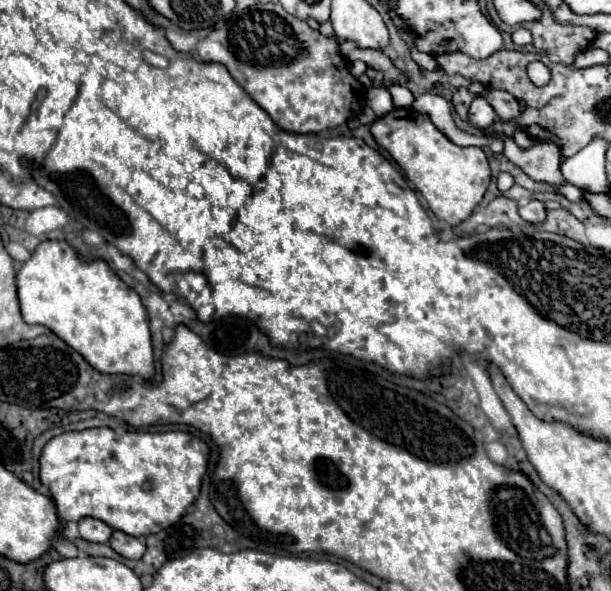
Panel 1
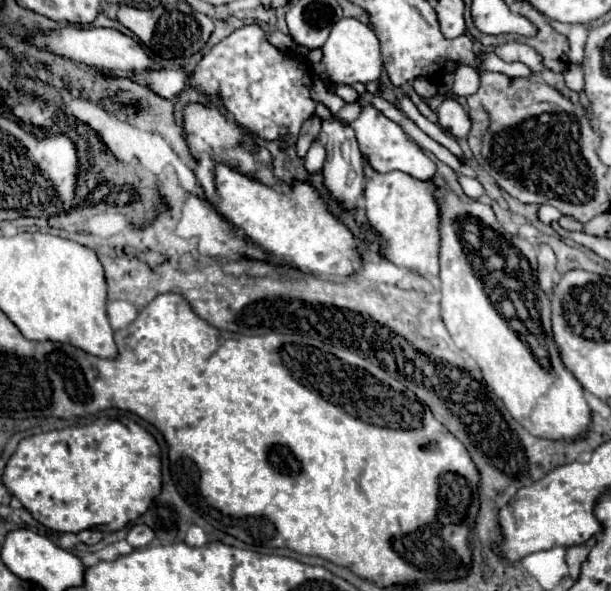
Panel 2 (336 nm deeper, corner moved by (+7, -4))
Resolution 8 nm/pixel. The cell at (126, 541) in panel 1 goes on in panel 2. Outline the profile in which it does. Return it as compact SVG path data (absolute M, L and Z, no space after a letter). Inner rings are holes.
M135 524L129 534L127 534L127 542L133 546L133 548L145 548L151 540L153 540L153 530L145 524Z

